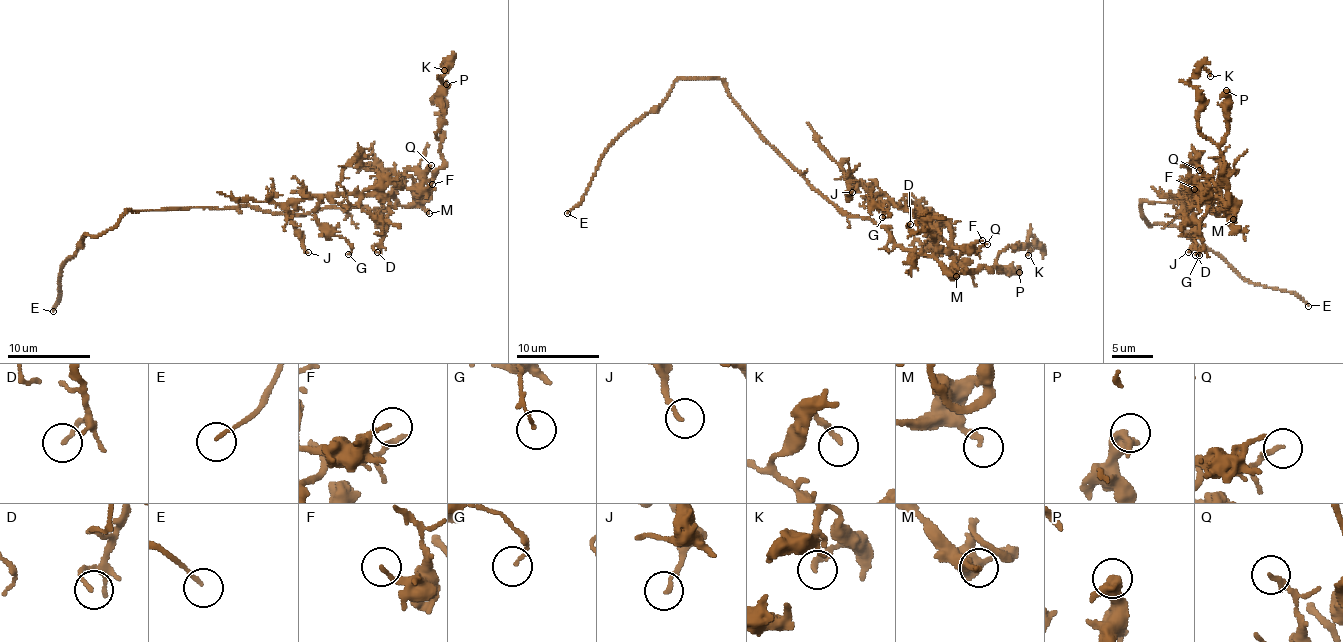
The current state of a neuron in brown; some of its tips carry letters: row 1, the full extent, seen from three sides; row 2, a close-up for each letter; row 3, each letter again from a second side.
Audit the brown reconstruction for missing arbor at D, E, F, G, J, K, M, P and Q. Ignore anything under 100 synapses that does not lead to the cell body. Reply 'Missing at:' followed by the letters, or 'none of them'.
Missing at: E

